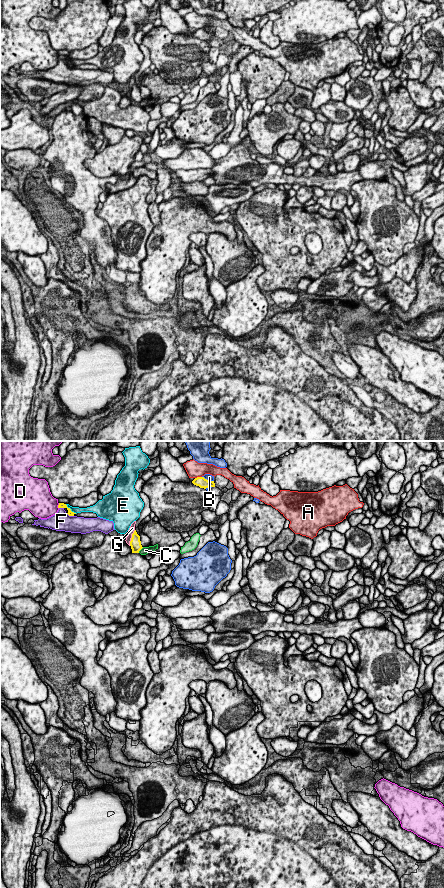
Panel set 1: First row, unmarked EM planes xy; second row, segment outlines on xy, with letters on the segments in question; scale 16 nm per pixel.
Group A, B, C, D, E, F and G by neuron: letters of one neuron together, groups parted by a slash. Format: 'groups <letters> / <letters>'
groups A / B / C F / D / E / G

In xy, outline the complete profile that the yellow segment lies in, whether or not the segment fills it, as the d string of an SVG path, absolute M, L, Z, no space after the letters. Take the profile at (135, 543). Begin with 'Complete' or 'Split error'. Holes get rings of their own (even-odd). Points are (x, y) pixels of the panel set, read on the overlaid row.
Complete. M136 530L132 534L130 546L132 549L132 553L139 553L139 551L143 548L141 545L140 536L137 534Z

